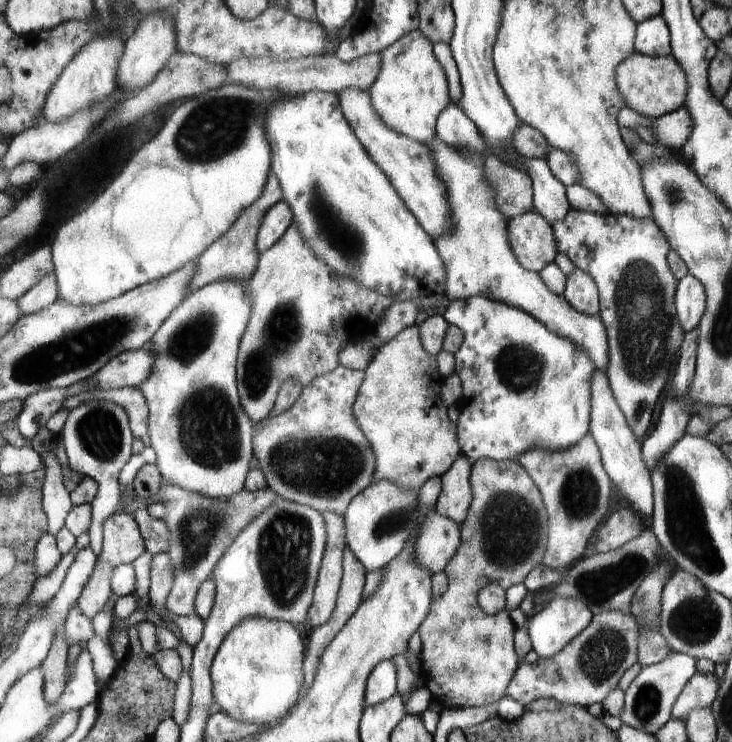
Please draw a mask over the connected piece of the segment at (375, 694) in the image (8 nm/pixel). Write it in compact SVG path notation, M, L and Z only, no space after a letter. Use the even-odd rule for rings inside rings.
M391 659L379 663L368 679L368 688L365 690L366 707L380 705L398 692L397 667Z

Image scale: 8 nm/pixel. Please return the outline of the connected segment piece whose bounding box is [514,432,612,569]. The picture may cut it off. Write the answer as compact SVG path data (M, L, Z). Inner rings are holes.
M588 434L571 447L552 450L536 445L518 455L514 461L521 463L526 472L540 488L545 509L549 516L549 534L547 535L547 552L542 565L551 569L566 568L578 560L608 512L608 500L612 492L609 473L602 468L600 449L593 437Z

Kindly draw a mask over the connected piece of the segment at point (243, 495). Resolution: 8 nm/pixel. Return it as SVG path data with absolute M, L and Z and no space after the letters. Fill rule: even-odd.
M164 482L153 499L142 499L137 496L134 500L124 500L122 510L136 515L144 509L147 510L147 507L158 499L162 499L166 505L163 519L170 535L169 550L166 553L174 563L175 576L165 608L181 616L196 612L197 590L212 577L213 570L226 549L259 514L270 510L277 500L280 500L280 496L266 486L254 492L244 488L229 499L213 499Z

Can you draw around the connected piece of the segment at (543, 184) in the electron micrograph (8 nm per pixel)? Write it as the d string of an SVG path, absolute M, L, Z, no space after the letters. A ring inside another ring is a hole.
M546 159L524 160L524 170L533 182L533 206L550 224L561 221L571 209L565 186L552 174Z

